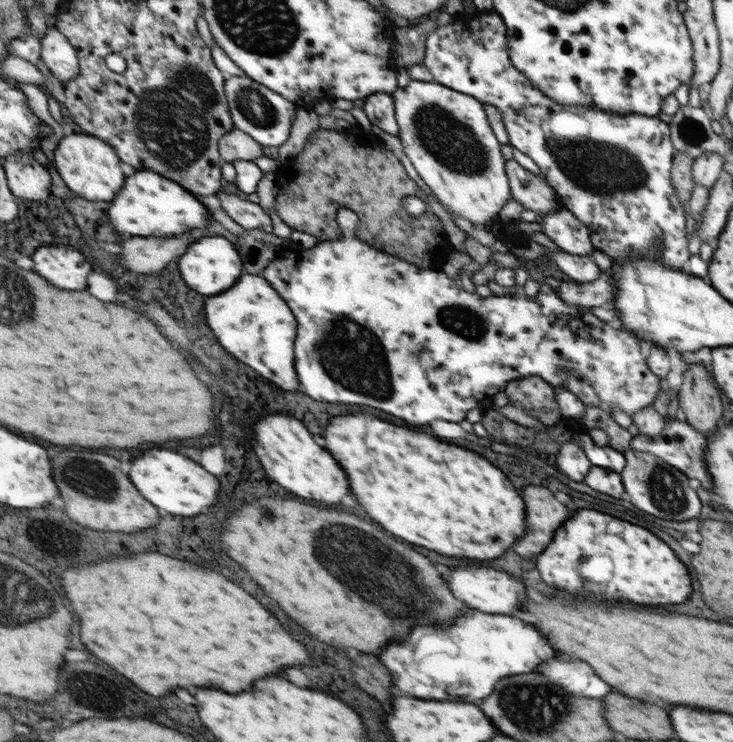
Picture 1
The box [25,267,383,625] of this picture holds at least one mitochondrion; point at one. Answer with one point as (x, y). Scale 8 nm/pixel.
(90, 477)

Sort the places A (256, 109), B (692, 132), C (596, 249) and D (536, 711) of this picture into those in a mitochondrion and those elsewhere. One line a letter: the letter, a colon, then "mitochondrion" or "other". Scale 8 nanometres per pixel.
A: mitochondrion
B: mitochondrion
C: other
D: mitochondrion

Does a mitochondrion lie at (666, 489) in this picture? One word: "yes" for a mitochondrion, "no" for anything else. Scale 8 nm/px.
yes

